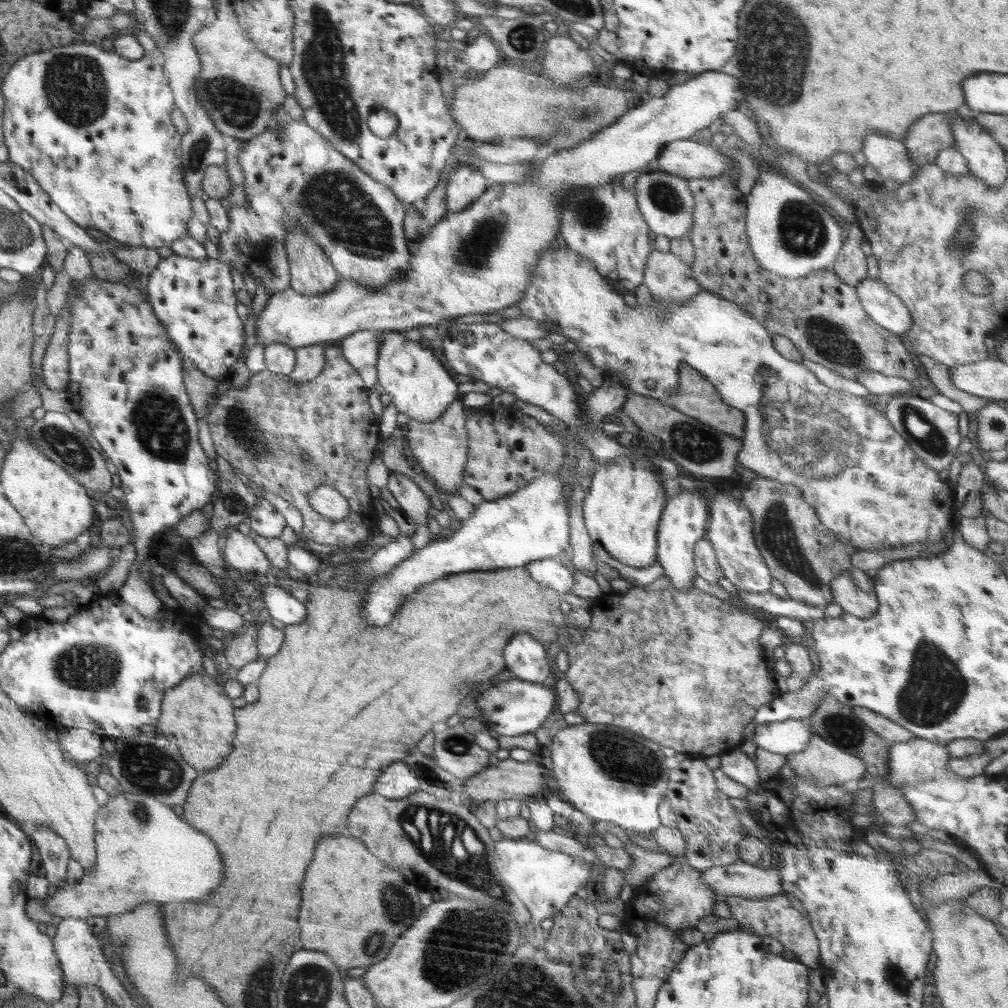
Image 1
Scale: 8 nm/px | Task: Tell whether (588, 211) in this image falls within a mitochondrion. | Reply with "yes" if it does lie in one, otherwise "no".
yes

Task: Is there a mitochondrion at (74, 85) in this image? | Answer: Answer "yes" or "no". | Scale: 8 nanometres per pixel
yes

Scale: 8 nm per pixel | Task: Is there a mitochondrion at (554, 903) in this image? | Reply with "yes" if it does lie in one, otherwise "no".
no

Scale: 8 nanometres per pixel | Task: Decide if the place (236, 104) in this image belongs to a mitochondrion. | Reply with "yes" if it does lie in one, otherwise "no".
yes

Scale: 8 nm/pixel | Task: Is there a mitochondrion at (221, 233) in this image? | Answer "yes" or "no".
no

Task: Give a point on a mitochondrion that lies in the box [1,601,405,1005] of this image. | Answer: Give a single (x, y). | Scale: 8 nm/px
(144, 764)

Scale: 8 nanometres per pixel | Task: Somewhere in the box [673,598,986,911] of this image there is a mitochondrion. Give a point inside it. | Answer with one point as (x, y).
(936, 687)

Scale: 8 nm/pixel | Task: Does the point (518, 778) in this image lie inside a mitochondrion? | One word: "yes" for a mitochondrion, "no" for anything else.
no

